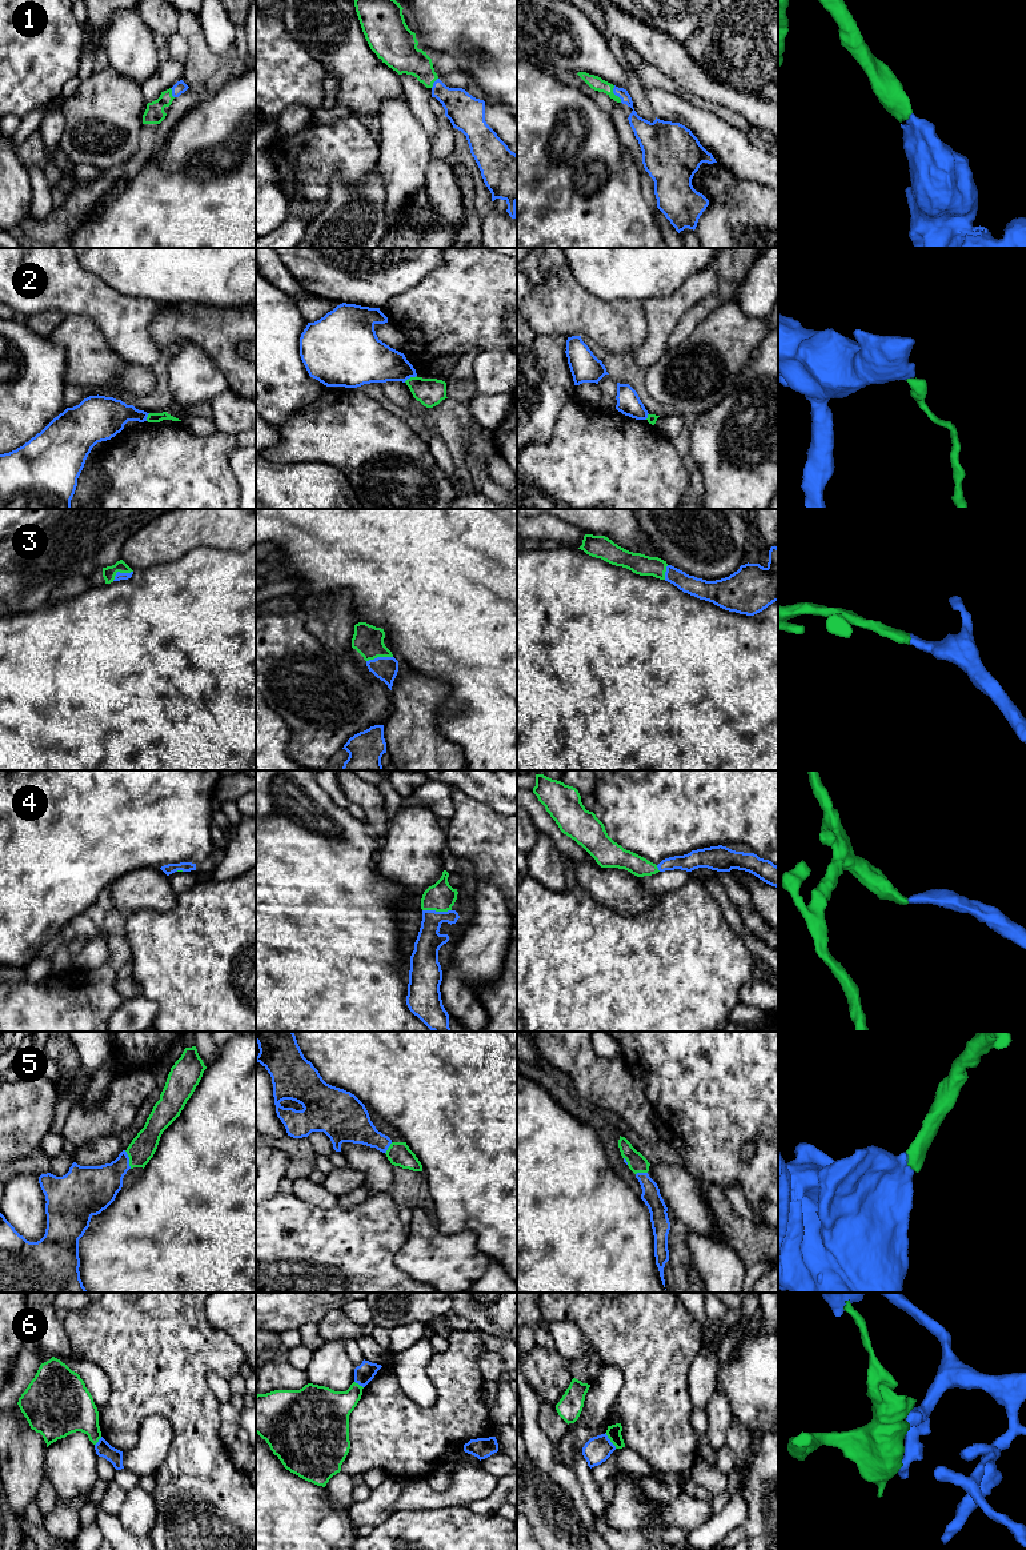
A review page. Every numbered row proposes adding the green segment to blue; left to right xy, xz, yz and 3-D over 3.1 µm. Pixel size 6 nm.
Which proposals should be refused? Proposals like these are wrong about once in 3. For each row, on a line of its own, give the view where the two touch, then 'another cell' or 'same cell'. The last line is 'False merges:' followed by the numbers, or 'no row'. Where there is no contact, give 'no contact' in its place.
1: meets blue in yz; same cell
2: meets blue in xz; another cell
3: meets blue in xz; same cell
4: meets blue in xz; same cell
5: meets blue in xy; same cell
6: meets blue in yz; another cell
False merges: 2, 6

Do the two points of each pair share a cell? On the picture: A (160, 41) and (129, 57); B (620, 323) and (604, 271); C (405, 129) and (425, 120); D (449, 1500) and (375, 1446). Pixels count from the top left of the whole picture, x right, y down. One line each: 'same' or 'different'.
A: different
B: different
C: different
D: different

